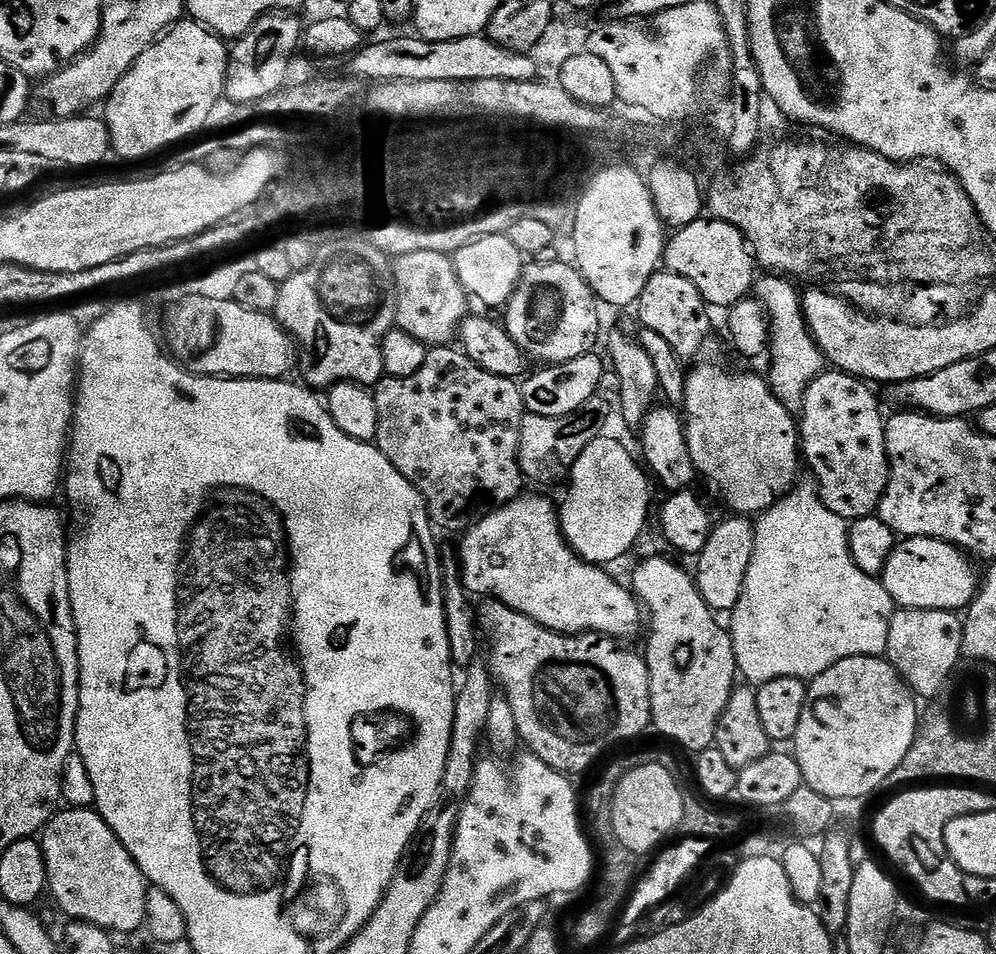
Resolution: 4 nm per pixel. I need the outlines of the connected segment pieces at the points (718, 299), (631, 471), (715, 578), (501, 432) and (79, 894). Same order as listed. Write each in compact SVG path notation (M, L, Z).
M701 218L690 226L677 228L664 245L663 267L698 286L698 294L713 309L733 308L753 291L758 279L758 265L747 240L728 222Z
M608 435L594 438L594 442L582 450L572 467L568 497L558 508L564 539L576 555L587 564L597 566L605 566L635 549L636 539L643 534L644 523L648 520L648 507L652 504L649 473L639 459L636 461L628 453L626 445Z
M735 514L715 525L708 535L706 546L695 557L694 579L706 606L717 614L731 613L742 594L742 582L746 582L746 570L750 566L750 554L754 554L756 529L751 519Z
M436 346L429 351L426 362L422 362L422 370L418 374L410 374L410 378L394 378L385 376L379 384L375 385L374 395L378 406L378 430L374 441L377 448L398 470L398 474L405 476L411 484L420 491L432 513L431 523L444 528L449 528L457 534L463 533L472 527L477 520L492 513L494 506L509 504L511 500L517 499L525 491L526 481L520 470L520 427L522 418L526 415L524 411L524 399L520 393L521 385L516 380L502 378L498 374L490 374L482 370L472 361L463 350L456 346Z
M68 808L57 811L48 821L42 832L44 849L44 869L48 871L47 891L52 892L56 904L72 920L90 922L94 926L104 928L110 933L136 932L146 924L146 898L149 883L145 880L142 870L130 858L126 846L106 826L100 813L92 808Z

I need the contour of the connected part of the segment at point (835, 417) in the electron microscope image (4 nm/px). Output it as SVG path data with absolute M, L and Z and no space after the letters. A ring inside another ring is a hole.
M825 370L808 387L798 412L802 456L807 467L809 464L816 475L820 501L834 514L838 514L838 518L849 522L873 515L879 509L888 485L888 451L884 433L886 416L880 413L880 404L868 388L871 387L859 376L839 370Z

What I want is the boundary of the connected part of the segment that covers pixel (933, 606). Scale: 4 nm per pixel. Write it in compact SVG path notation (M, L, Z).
M909 536L901 539L890 554L884 567L882 579L897 609L917 608L918 610L959 613L961 610L967 609L978 591L978 572L976 576L975 566L977 567L961 549L955 548L953 544L947 544L945 540L935 540L925 536Z

